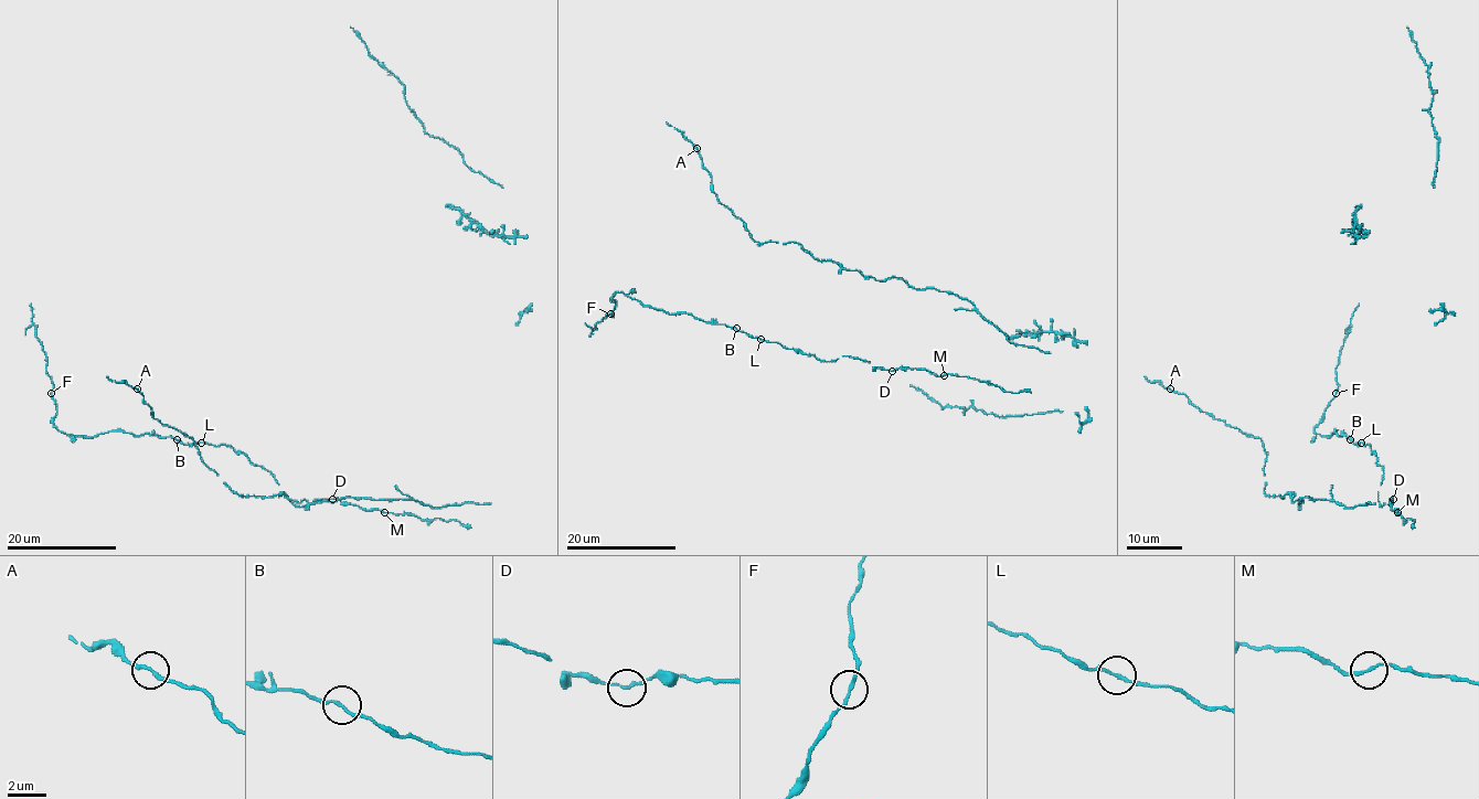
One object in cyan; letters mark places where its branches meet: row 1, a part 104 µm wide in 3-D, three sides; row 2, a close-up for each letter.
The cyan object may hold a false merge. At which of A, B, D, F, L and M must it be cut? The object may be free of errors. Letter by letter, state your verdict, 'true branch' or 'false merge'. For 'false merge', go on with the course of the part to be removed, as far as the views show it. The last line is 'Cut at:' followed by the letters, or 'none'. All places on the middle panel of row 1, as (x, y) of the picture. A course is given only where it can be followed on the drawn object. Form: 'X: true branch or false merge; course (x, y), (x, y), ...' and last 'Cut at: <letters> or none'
A: true branch
B: true branch
D: true branch
F: true branch
L: true branch
M: true branch
Cut at: none

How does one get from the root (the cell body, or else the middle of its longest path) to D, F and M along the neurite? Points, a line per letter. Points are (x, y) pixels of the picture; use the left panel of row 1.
D: (468, 524), (454, 519), (421, 519), (406, 513), (366, 510), (332, 499)
F: (468, 524), (338, 499), (297, 507), (269, 471), (225, 445), (121, 432), (65, 434), (53, 423), (51, 393)
M: (468, 524), (454, 519), (421, 519), (406, 513), (384, 512)

